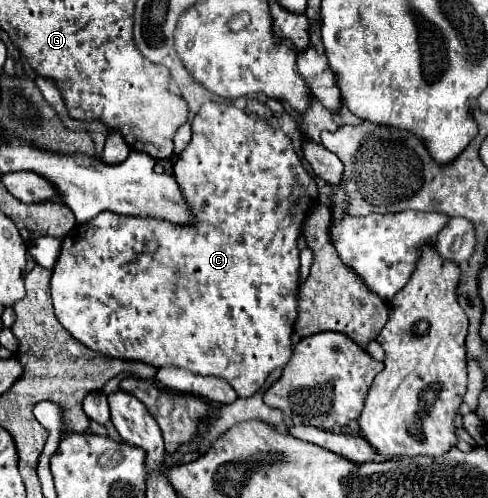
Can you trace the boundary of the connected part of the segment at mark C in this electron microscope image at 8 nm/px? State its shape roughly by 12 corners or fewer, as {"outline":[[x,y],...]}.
{"outline":[[207,102],[173,176],[195,226],[63,238],[89,350],[249,398],[291,358],[317,184]]}

